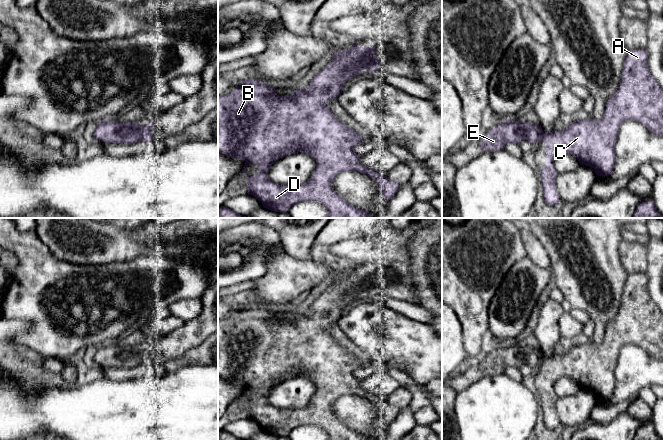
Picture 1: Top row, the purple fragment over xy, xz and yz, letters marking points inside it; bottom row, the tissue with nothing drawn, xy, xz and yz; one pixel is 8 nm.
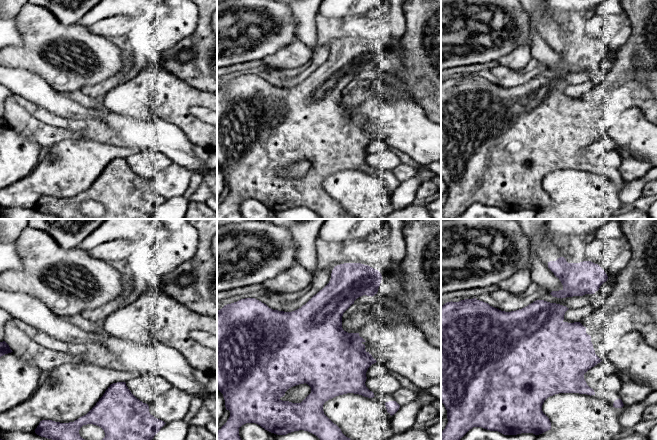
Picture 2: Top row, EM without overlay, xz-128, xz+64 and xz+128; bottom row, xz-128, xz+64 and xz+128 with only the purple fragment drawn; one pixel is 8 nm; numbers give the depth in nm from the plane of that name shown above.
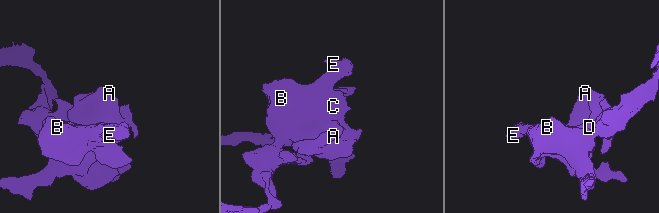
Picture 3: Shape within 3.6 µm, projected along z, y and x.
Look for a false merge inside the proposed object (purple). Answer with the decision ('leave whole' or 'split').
leave whole

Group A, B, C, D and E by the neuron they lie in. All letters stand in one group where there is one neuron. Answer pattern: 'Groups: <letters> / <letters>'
Groups: A B C D E

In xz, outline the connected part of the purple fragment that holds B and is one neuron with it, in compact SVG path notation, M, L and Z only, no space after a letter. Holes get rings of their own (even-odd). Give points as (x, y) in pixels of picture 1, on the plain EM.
M353 269L348 274L336 274L333 283L312 303L307 313L299 312L294 314L290 320L278 320L276 313L270 312L263 306L253 303L245 303L244 308L236 310L236 314L230 318L218 320L218 377L227 381L243 384L245 389L241 395L243 397L251 388L256 388L259 395L253 400L246 401L248 418L258 423L264 432L280 437L287 437L296 427L302 425L317 425L323 428L328 434L328 440L372 440L369 436L359 433L349 428L342 420L337 418L332 411L336 400L345 395L360 396L373 402L380 411L381 418L390 424L400 412L398 407L392 406L384 398L377 397L360 387L354 372L363 367L362 361L351 354L346 348L340 345L327 331L327 326L336 324L342 317L343 310L351 301L363 298L369 292L370 297L374 297L381 290L377 283L375 272L369 269ZM308 377L317 387L309 404L301 409L281 410L272 406L268 402L268 395L272 388L289 378Z

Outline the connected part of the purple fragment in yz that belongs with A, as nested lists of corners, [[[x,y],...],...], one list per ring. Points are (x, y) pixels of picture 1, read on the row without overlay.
[[[646,273],[628,274],[621,306],[614,319],[606,327],[605,338],[601,343],[580,344],[572,346],[565,354],[544,356],[539,347],[519,346],[509,343],[492,352],[482,363],[480,369],[483,374],[503,374],[509,366],[520,367],[528,364],[534,368],[538,365],[546,366],[546,391],[541,395],[541,408],[544,425],[551,430],[560,424],[555,411],[557,395],[554,390],[555,382],[568,376],[575,380],[581,389],[594,393],[597,400],[609,400],[614,394],[615,368],[620,350],[627,344],[635,344],[643,348],[652,358],[663,360],[663,313],[651,299],[647,288]]]

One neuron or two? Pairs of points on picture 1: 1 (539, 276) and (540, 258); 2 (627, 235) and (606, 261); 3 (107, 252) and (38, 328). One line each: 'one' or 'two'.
1: two
2: two
3: two

